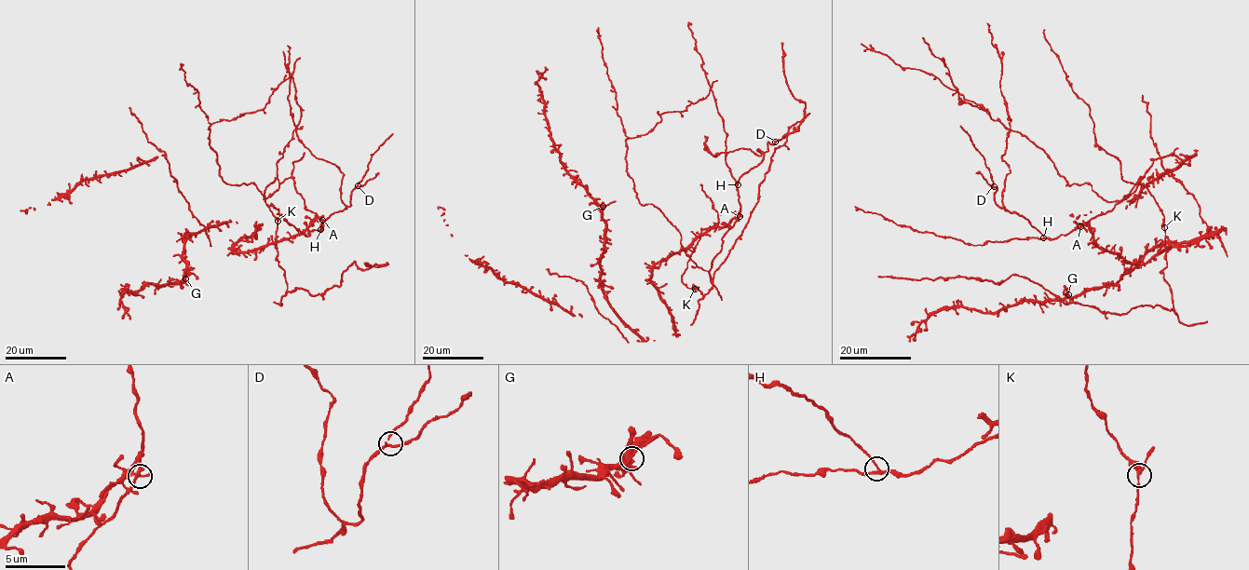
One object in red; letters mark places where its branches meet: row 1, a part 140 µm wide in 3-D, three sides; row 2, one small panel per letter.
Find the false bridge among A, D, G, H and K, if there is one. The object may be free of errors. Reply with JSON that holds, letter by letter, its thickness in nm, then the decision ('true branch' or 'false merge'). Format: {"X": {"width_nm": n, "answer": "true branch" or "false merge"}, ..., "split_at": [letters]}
{"A": {"width_nm": 260, "answer": "true branch"}, "D": {"width_nm": 200, "answer": "true branch"}, "G": {"width_nm": 170, "answer": "false merge"}, "H": {"width_nm": 200, "answer": "true branch"}, "K": {"width_nm": 170, "answer": "true branch"}, "split_at": ["G"]}

